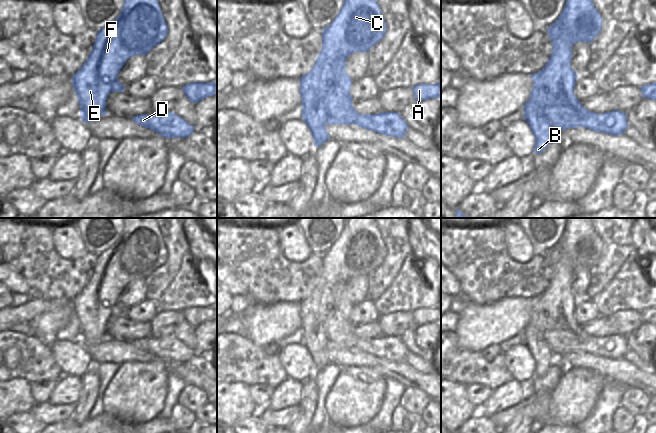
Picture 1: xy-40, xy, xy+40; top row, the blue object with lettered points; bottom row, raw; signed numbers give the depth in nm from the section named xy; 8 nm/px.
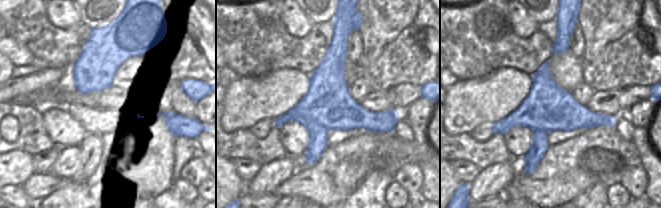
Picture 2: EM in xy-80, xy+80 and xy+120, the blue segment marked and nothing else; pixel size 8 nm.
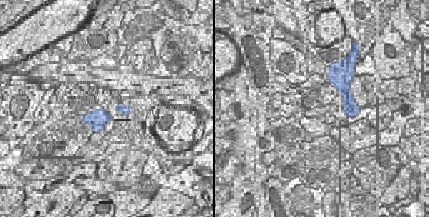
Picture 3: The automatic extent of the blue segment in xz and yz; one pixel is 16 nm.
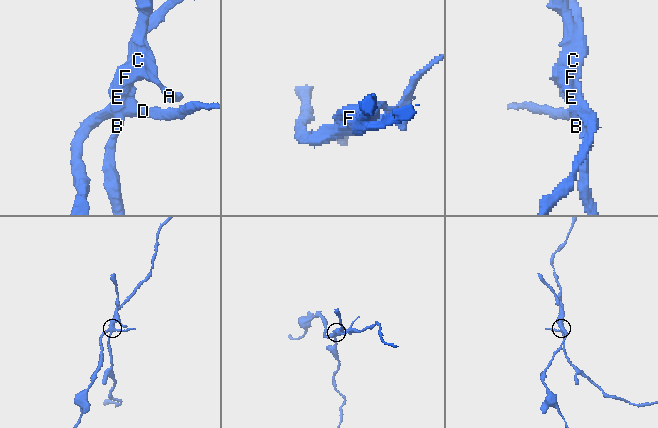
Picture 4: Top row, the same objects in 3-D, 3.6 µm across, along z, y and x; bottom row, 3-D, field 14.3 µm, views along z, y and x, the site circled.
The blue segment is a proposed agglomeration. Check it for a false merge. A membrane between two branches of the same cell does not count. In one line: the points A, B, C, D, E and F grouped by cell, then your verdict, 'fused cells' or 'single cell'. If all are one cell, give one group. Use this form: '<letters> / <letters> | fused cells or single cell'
A B C E F / D | fused cells

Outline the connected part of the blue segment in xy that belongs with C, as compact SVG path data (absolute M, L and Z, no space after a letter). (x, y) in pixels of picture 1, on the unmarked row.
M344 218L344 227L332 247L322 254L322 273L312 293L300 302L300 319L302 321L302 344L306 347L314 363L314 371L321 370L330 362L326 353L326 321L334 307L332 287L339 283L347 283L355 276L368 276L378 268L386 257L386 247L374 218Z

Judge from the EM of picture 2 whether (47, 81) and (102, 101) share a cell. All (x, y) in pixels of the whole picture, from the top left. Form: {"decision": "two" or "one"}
{"decision": "two"}

